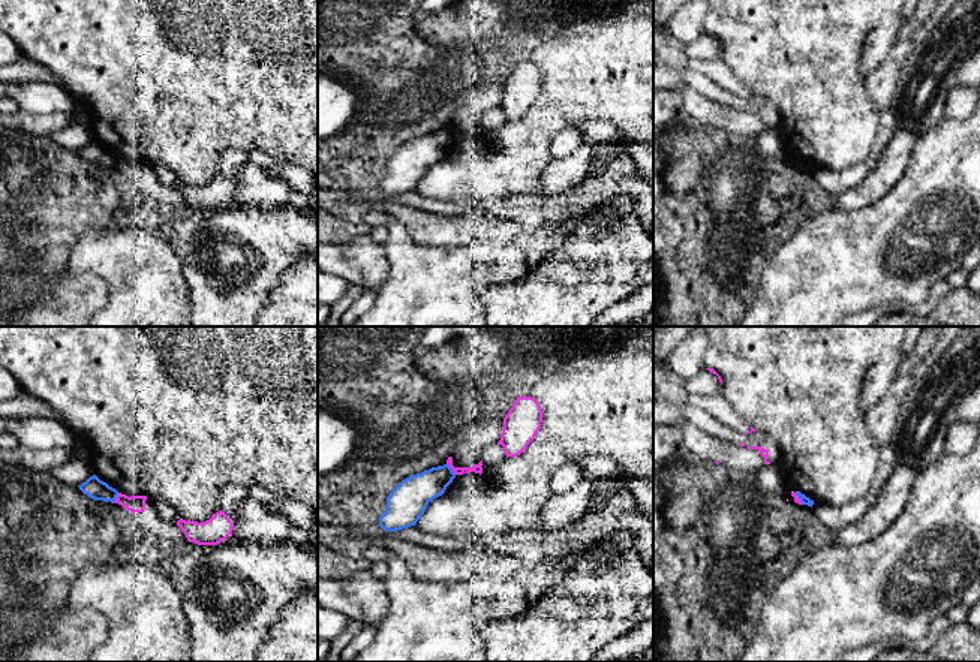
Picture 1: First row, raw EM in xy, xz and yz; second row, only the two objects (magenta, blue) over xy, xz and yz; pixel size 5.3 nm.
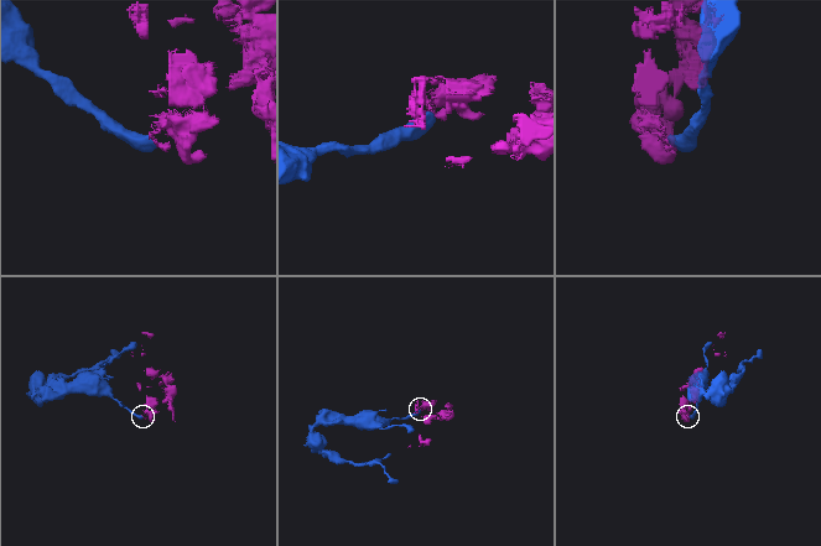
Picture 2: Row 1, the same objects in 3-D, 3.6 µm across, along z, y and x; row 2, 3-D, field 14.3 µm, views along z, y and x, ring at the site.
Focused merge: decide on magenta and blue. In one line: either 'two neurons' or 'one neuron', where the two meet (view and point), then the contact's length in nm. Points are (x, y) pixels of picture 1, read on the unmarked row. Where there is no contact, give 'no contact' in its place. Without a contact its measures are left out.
two neurons | xz (451, 132) | 80 nm

